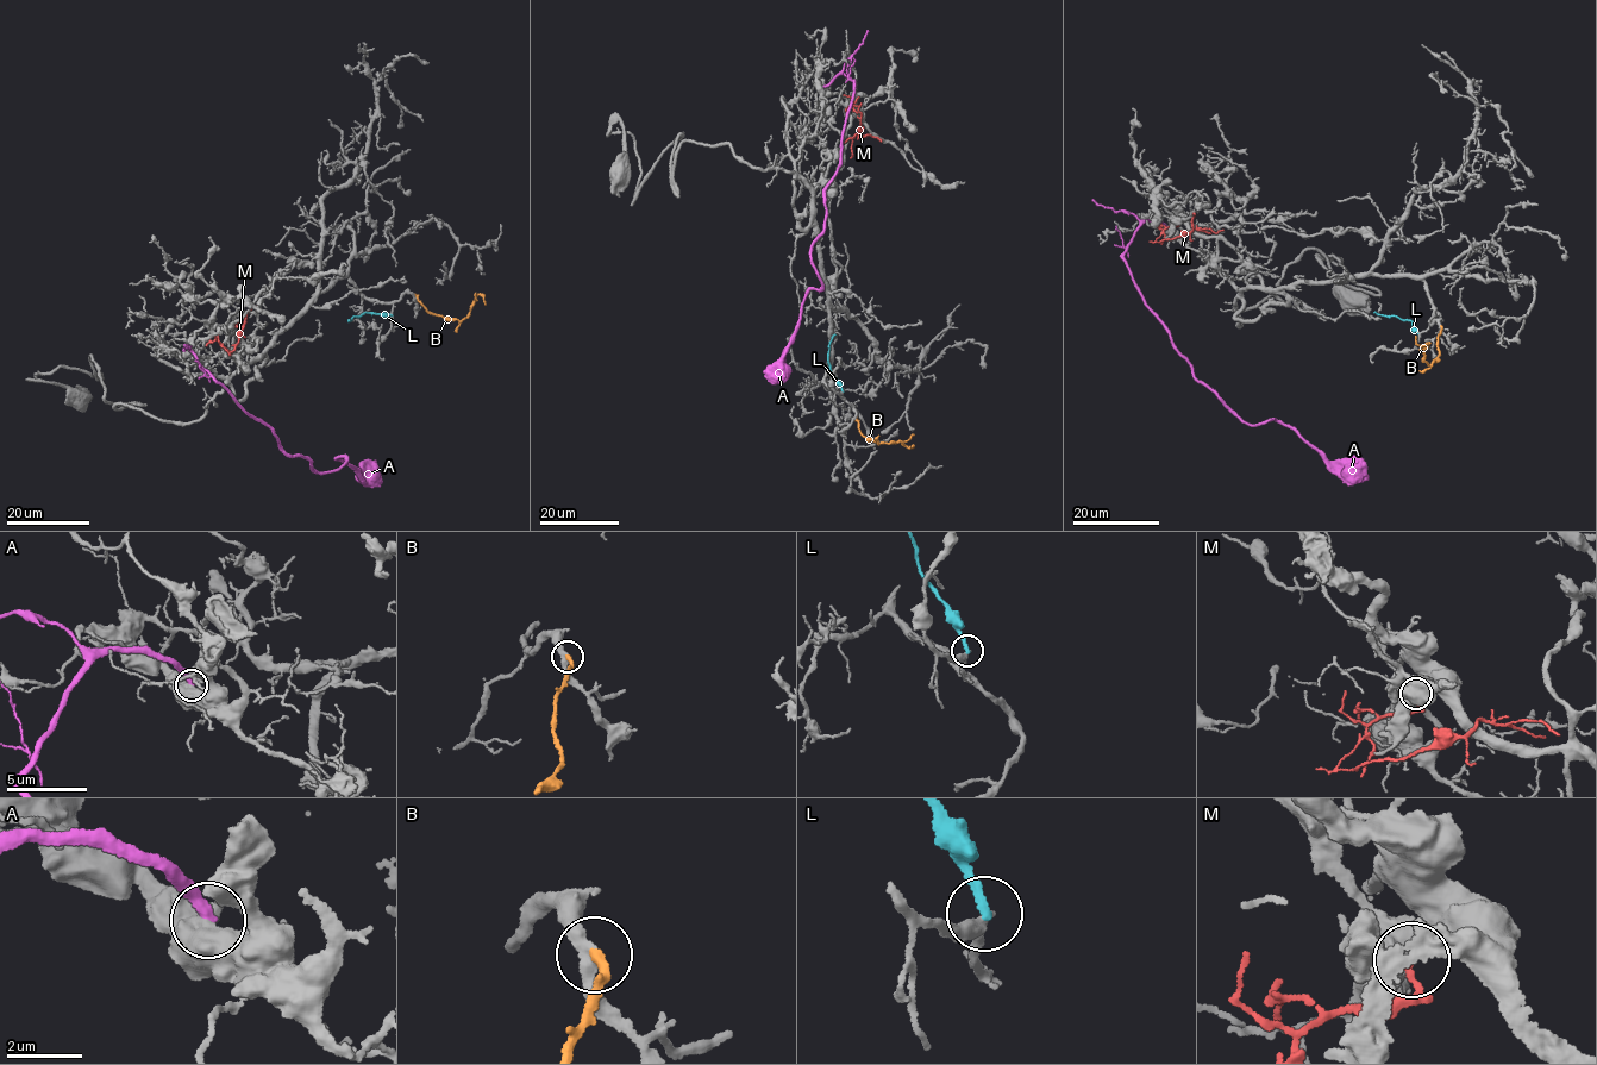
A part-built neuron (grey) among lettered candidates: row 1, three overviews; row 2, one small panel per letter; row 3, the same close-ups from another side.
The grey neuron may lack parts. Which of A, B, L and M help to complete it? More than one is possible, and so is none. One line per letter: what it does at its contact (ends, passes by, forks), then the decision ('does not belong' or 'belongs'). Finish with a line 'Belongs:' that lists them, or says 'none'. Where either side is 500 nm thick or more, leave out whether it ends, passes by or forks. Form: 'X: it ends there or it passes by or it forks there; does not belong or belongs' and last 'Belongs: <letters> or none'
A: does not belong
B: it ends there; belongs
L: it ends there; does not belong
M: does not belong
Belongs: B

